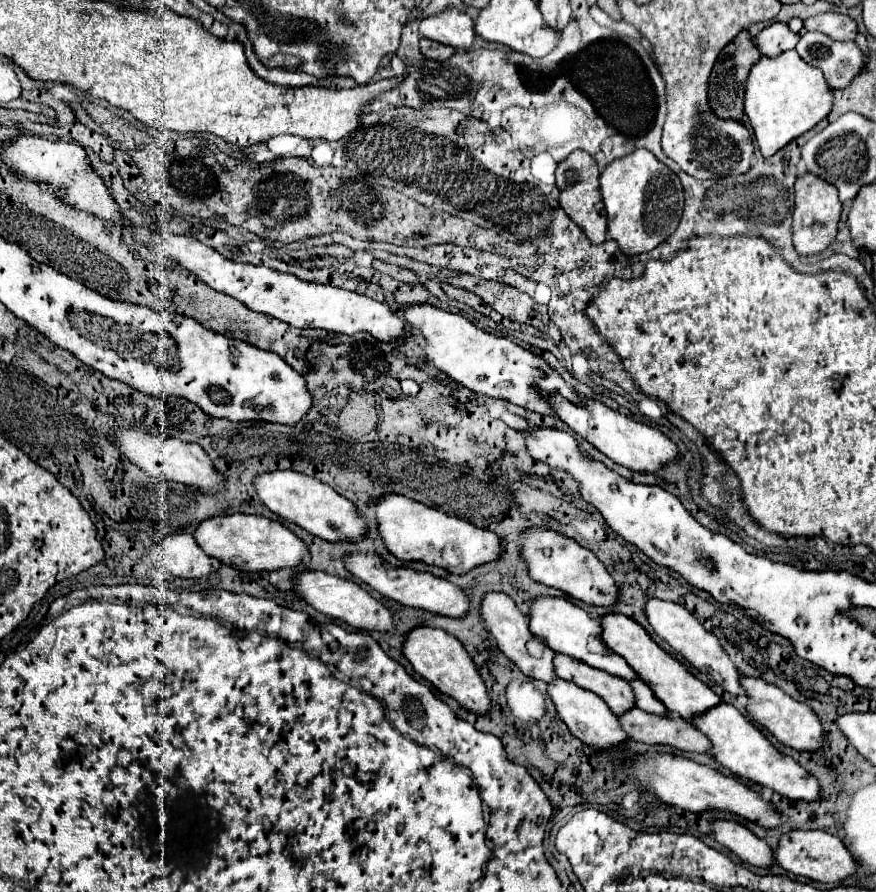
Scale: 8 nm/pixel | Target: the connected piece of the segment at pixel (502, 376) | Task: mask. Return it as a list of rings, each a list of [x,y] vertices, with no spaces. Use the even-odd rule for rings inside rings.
[[[416,303],[402,305],[402,313],[404,319],[410,323],[410,327],[422,337],[426,361],[470,391],[496,397],[496,399],[506,399],[510,403],[516,403],[520,407],[526,407],[542,415],[554,415],[554,411],[542,401],[542,397],[546,397],[546,393],[550,391],[558,391],[562,397],[574,403],[578,403],[580,399],[580,395],[574,393],[574,389],[554,369],[550,369],[546,361],[542,361],[538,355],[512,343],[506,337],[496,337],[480,331],[460,313],[448,313],[432,305],[416,305]],[[532,369],[542,369],[546,377],[544,379],[528,377]]]

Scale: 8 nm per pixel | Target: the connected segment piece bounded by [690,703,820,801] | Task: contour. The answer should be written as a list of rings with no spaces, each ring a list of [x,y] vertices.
[[[728,703],[714,705],[708,711],[694,715],[690,719],[690,725],[694,725],[708,737],[708,741],[712,743],[710,755],[718,761],[718,765],[726,767],[732,775],[768,787],[788,799],[804,799],[804,801],[818,799],[820,795],[818,781],[808,771],[804,771],[792,757],[786,757],[776,747],[772,747],[772,743],[762,735],[762,731],[756,729],[752,721],[744,717],[734,705]]]

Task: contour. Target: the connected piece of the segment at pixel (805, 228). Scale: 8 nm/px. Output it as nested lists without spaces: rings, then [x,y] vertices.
[[[804,173],[802,177],[796,179],[794,185],[794,221],[792,221],[792,233],[794,233],[794,247],[800,255],[812,255],[824,251],[836,237],[838,231],[838,221],[840,221],[840,211],[842,205],[838,201],[838,191],[834,185],[828,181],[822,181],[814,173]]]

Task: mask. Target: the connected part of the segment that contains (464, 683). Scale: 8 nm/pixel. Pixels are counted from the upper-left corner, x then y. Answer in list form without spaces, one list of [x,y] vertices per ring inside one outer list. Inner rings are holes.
[[[420,625],[404,635],[402,653],[410,661],[414,671],[420,677],[424,677],[426,681],[430,681],[440,693],[454,697],[462,707],[476,711],[476,713],[486,713],[490,709],[490,699],[488,699],[486,687],[484,687],[482,679],[478,677],[478,671],[476,671],[470,655],[464,651],[462,643],[456,637],[448,635],[442,629],[432,629],[432,627]]]

